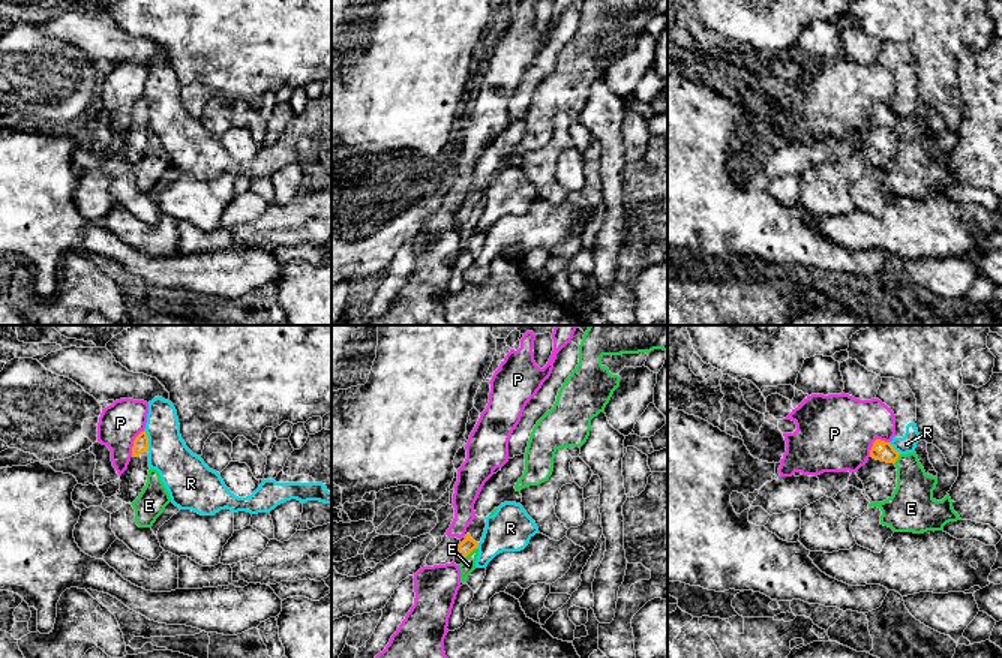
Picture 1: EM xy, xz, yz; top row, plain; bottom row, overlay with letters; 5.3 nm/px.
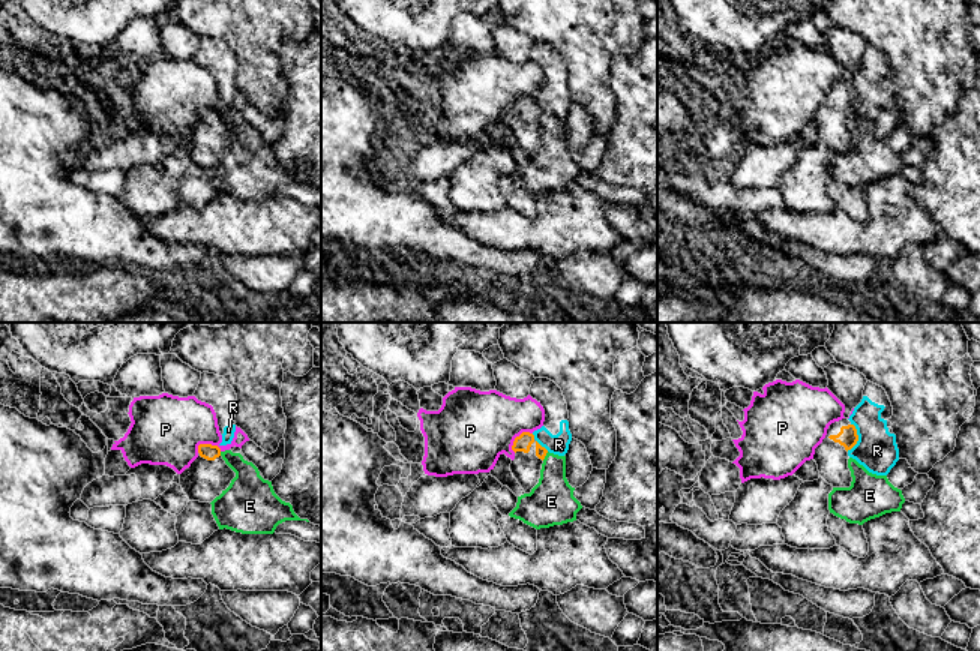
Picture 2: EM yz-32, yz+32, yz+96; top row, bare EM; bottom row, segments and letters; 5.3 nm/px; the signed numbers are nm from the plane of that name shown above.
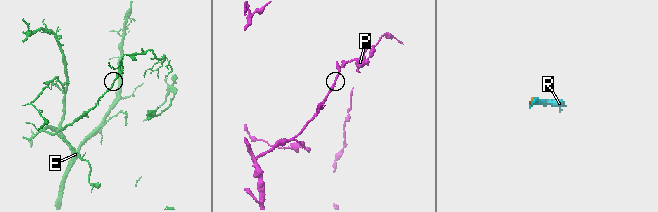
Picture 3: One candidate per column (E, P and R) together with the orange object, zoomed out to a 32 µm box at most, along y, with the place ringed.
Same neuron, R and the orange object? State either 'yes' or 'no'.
no

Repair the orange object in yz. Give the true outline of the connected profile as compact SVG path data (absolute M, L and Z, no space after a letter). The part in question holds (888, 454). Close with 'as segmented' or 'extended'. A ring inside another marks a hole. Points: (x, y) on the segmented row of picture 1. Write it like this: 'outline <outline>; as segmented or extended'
outline M876 439L867 463L855 472L872 502L884 502L892 496L897 487L897 468L894 463L898 456L900 453L890 442Z; extended

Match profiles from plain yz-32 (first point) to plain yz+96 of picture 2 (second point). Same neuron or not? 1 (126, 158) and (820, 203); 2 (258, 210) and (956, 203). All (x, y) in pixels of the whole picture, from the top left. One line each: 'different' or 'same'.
1: different
2: different

